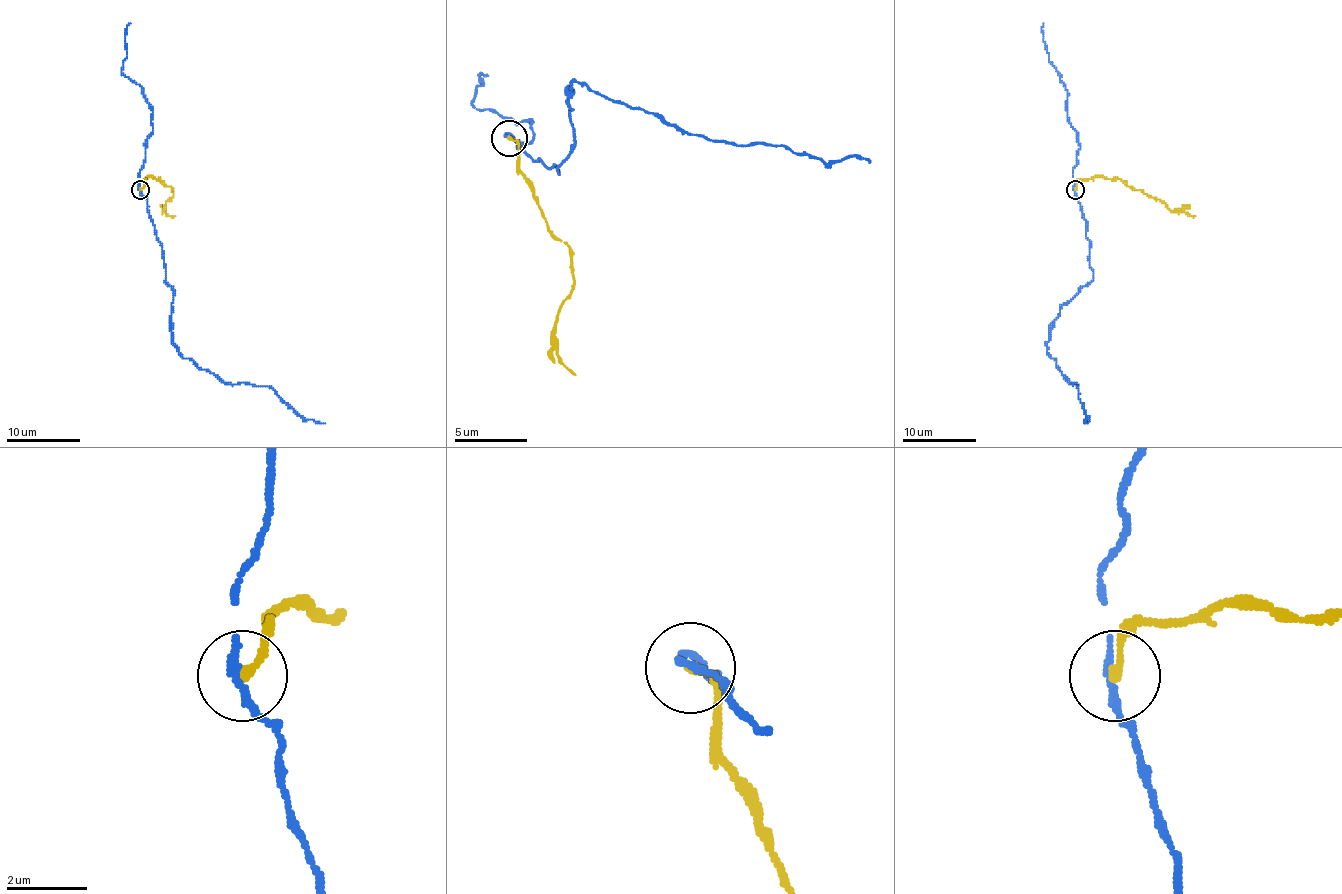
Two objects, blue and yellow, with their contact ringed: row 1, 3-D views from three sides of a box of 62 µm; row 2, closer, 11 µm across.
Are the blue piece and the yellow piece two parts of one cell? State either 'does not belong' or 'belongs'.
does not belong

